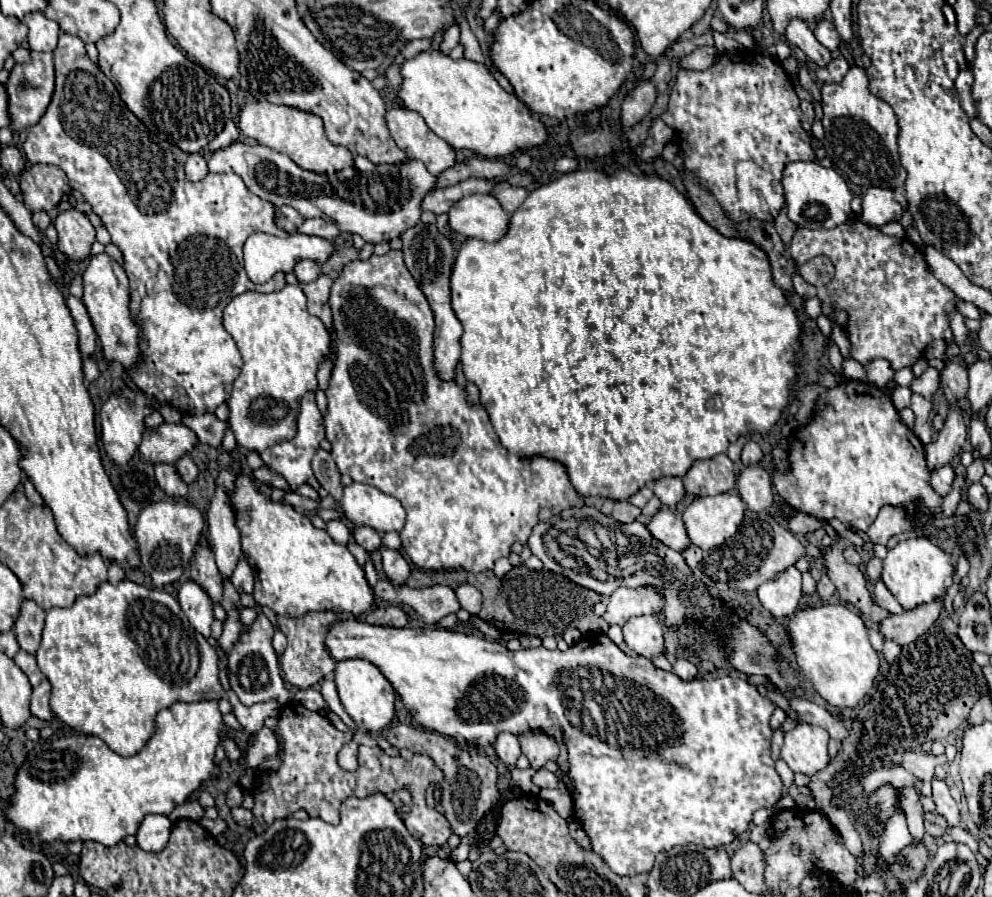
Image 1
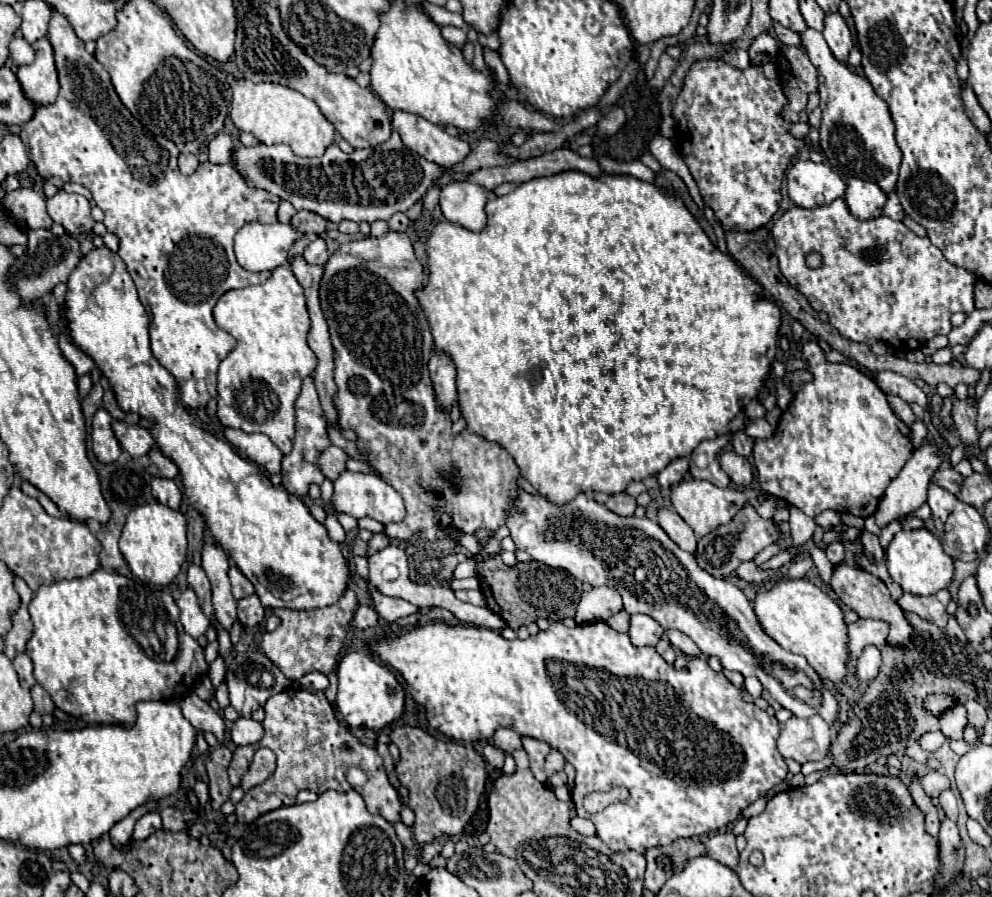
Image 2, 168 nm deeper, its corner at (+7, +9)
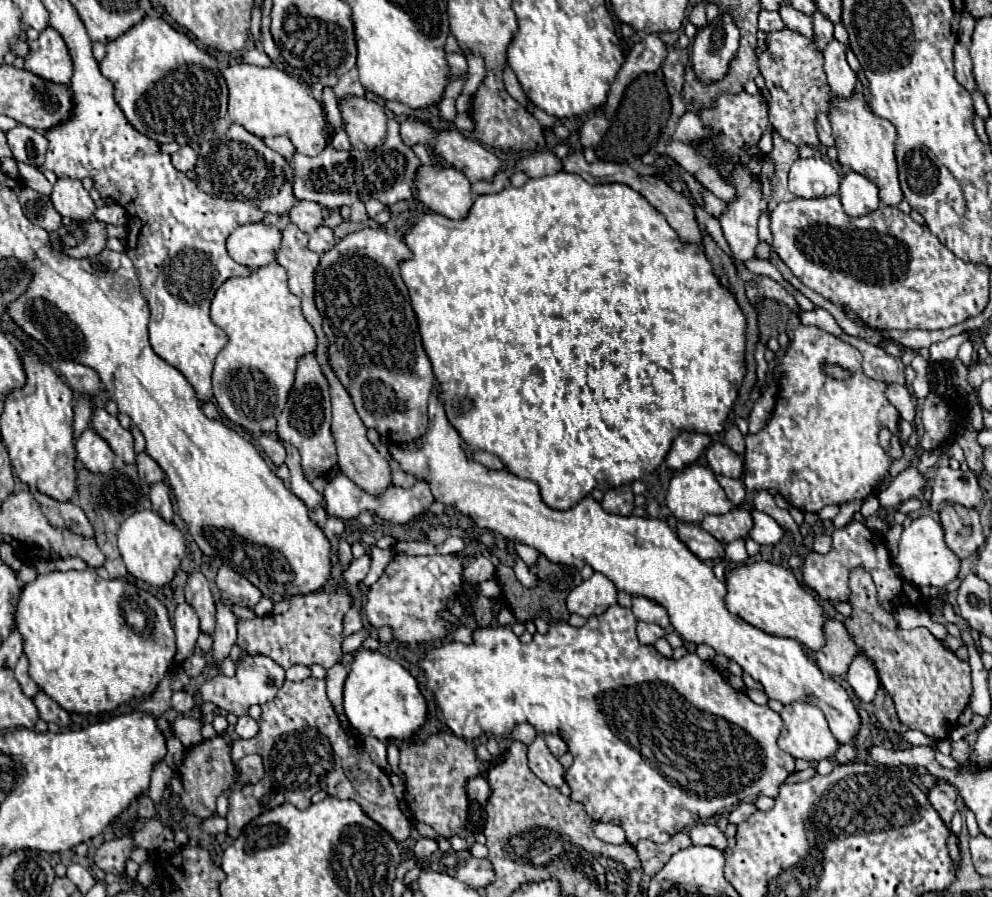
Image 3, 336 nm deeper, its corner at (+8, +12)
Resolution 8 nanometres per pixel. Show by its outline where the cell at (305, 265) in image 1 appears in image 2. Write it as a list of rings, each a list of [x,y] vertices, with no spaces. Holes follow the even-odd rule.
[[[318,237],[316,241],[312,241],[312,243],[308,243],[306,245],[306,249],[304,249],[304,255],[302,255],[304,259],[306,259],[306,263],[310,263],[310,265],[324,265],[326,261],[328,261],[328,251],[326,251],[326,243],[324,243],[324,239],[322,237]]]

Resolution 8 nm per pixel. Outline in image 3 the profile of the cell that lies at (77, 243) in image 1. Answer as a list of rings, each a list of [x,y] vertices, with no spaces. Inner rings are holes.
[[[59,178],[53,186],[51,200],[61,216],[69,216],[73,220],[89,220],[95,212],[95,202],[83,188],[81,180],[75,178]]]

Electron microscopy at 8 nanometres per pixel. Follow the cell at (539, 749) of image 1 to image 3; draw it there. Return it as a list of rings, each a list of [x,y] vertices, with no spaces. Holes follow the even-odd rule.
[[[537,736],[533,744],[529,744],[529,768],[547,784],[547,786],[561,788],[565,783],[565,770],[561,762],[549,752],[545,746],[543,736]]]

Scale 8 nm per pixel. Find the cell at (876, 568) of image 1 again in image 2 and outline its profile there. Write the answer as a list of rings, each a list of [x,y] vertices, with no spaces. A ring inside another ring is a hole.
[[[896,521],[882,529],[882,533],[880,533],[880,545],[882,545],[882,549],[888,547],[888,543],[892,541],[892,537],[894,537],[898,531],[900,531],[900,523],[896,523]]]

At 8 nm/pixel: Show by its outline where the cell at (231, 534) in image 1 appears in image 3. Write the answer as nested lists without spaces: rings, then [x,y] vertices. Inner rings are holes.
[[[217,600],[217,628],[213,632],[213,664],[217,668],[221,668],[223,660],[229,656],[235,638],[237,638],[237,618],[229,610],[227,602]]]

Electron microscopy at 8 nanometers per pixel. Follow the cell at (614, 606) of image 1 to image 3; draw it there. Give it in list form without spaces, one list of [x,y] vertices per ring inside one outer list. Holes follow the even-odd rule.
[[[595,572],[589,580],[575,586],[573,592],[569,592],[569,596],[565,600],[567,610],[571,614],[579,614],[583,618],[601,614],[615,602],[617,602],[615,584],[599,572]]]

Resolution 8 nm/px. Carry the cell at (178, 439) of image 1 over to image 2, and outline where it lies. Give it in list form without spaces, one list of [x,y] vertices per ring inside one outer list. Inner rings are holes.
[[[114,421],[114,433],[122,445],[130,453],[130,457],[142,457],[156,443],[152,433],[140,425],[130,425],[126,421]]]

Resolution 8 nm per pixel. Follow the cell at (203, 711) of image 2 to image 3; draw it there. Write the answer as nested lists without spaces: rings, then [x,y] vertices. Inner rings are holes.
[[[179,690],[179,692],[173,692],[173,696],[171,696],[171,706],[173,706],[173,710],[177,710],[179,714],[189,714],[189,712],[195,708],[195,700],[193,700],[193,696],[189,696],[187,692]]]

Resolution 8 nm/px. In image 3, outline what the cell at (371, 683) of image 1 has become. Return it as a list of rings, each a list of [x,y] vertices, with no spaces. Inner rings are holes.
[[[365,648],[355,652],[355,660],[345,682],[343,706],[357,734],[373,736],[383,742],[411,740],[427,718],[427,700],[419,690],[419,682],[399,662]]]

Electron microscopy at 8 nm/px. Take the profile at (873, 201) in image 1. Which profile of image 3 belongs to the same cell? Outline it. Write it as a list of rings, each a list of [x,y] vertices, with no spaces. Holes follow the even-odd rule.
[[[847,172],[843,176],[839,196],[841,196],[841,204],[849,216],[865,216],[879,208],[877,186],[869,178],[865,178],[857,172]]]

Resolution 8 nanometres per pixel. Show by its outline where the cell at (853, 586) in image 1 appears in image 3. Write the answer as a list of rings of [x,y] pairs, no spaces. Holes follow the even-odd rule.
[[[855,568],[849,576],[853,616],[845,620],[845,628],[859,652],[865,654],[881,680],[881,686],[891,694],[899,720],[913,730],[923,732],[931,740],[945,740],[959,724],[961,712],[971,696],[971,668],[927,630],[897,628],[893,614],[885,612],[877,602],[875,584],[863,568]]]

